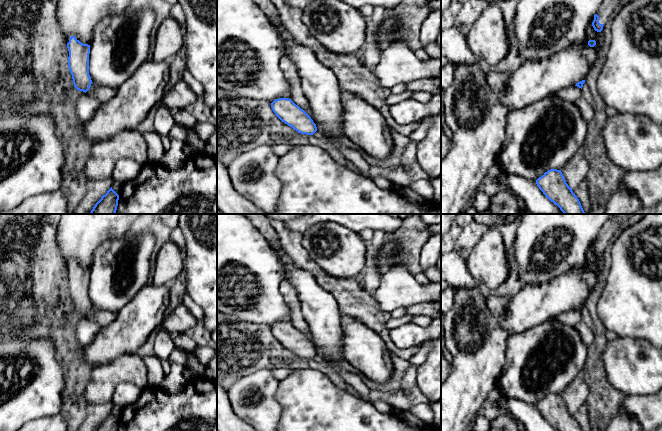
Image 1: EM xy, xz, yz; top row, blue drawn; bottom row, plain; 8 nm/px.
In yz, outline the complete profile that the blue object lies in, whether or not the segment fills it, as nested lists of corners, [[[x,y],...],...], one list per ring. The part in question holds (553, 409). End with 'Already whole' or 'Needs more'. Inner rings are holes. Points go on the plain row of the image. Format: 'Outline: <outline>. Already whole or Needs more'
Outline: [[[550,393],[536,404],[543,418],[558,431],[582,431],[561,394]]]. Already whole

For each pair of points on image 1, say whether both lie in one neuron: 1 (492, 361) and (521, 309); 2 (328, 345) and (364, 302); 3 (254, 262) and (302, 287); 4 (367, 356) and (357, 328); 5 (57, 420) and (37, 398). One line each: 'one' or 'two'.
1: two
2: two
3: two
4: one
5: two

